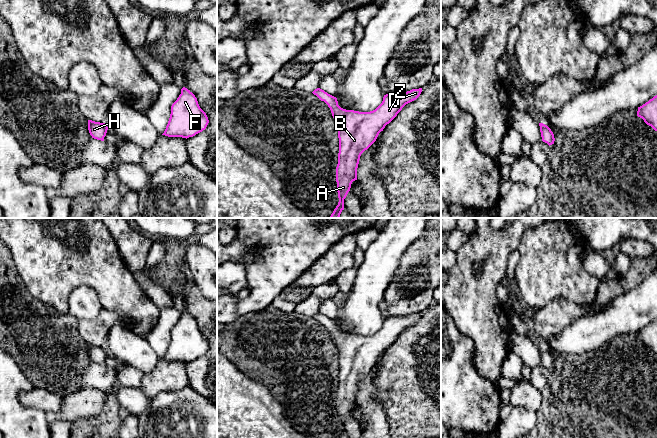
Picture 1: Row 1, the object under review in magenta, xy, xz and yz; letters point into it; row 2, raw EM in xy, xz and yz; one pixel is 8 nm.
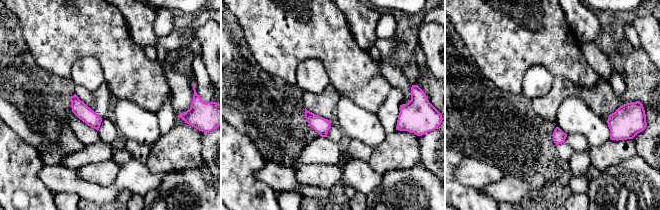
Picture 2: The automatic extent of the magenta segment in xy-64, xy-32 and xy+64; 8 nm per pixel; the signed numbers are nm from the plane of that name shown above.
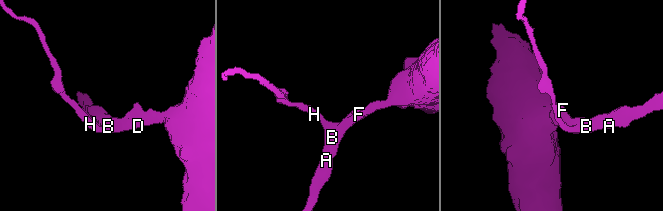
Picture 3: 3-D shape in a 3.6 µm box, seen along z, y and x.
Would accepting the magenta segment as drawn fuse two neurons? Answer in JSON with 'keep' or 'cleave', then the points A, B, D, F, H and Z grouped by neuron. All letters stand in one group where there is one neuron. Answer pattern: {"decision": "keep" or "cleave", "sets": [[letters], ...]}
{"decision": "keep", "sets": [["A", "B", "D", "F", "H", "Z"]]}

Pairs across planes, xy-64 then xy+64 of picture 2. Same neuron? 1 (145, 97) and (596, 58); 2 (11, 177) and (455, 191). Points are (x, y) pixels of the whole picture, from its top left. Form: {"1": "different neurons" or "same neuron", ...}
{"1": "different neurons", "2": "same neuron"}

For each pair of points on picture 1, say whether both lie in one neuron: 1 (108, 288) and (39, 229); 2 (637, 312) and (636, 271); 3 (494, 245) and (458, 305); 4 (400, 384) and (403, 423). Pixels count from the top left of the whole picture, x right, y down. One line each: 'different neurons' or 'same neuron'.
1: same neuron
2: different neurons
3: same neuron
4: same neuron

